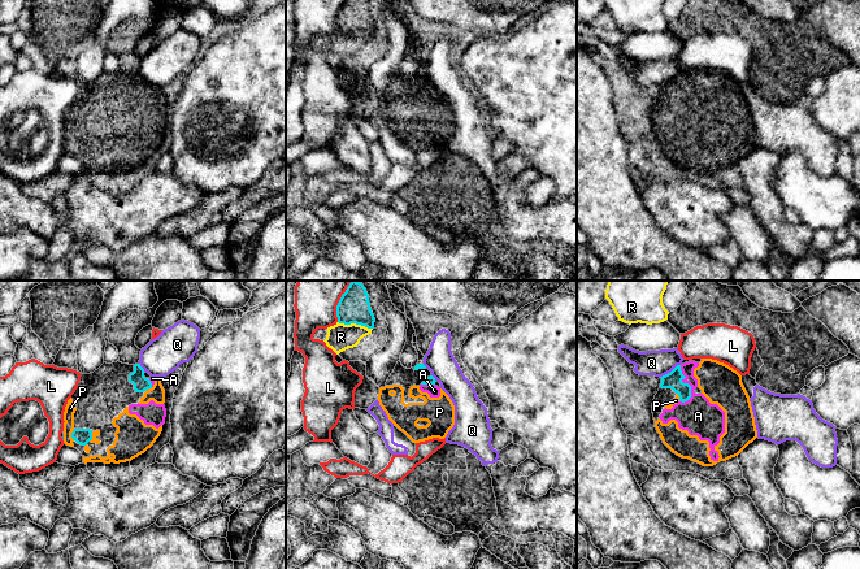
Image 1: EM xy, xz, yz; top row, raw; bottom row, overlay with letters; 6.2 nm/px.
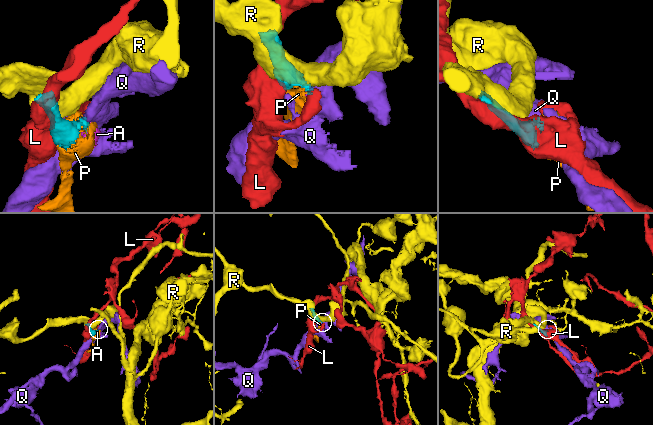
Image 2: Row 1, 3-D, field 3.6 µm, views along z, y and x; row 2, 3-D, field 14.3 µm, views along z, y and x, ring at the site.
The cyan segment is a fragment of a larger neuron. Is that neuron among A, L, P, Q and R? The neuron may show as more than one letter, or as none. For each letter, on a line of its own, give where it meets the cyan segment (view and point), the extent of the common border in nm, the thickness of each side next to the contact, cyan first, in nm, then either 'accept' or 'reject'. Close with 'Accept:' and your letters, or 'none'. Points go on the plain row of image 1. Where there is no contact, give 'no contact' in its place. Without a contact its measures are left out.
A: meets cyan in yz at (687, 92); contact 240 nm long; 110 nm thick on the cyan side, 220 nm on the other; accept
L: meets cyan in xz at (337, 16); contact 200 nm long; 200 nm thick on the cyan side, 240 nm on the other; reject
P: meets cyan in xy at (72, 144); contact 80 nm long; 100 nm thick on the cyan side, 70 nm on the other; accept
Q: meets cyan in yz at (672, 79); contact 150 nm long; 110 nm thick on the cyan side, 160 nm on the other; reject
R: meets cyan in xz at (355, 31); contact 220 nm long; 200 nm thick on the cyan side, 170 nm on the other; reject
Accept: A, P

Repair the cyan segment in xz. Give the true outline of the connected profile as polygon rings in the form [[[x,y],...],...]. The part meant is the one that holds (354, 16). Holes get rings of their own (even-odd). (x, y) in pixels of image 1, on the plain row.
[[[346,0],[336,14],[336,26],[339,32],[356,32],[374,38],[375,27],[370,17],[368,1]]]

